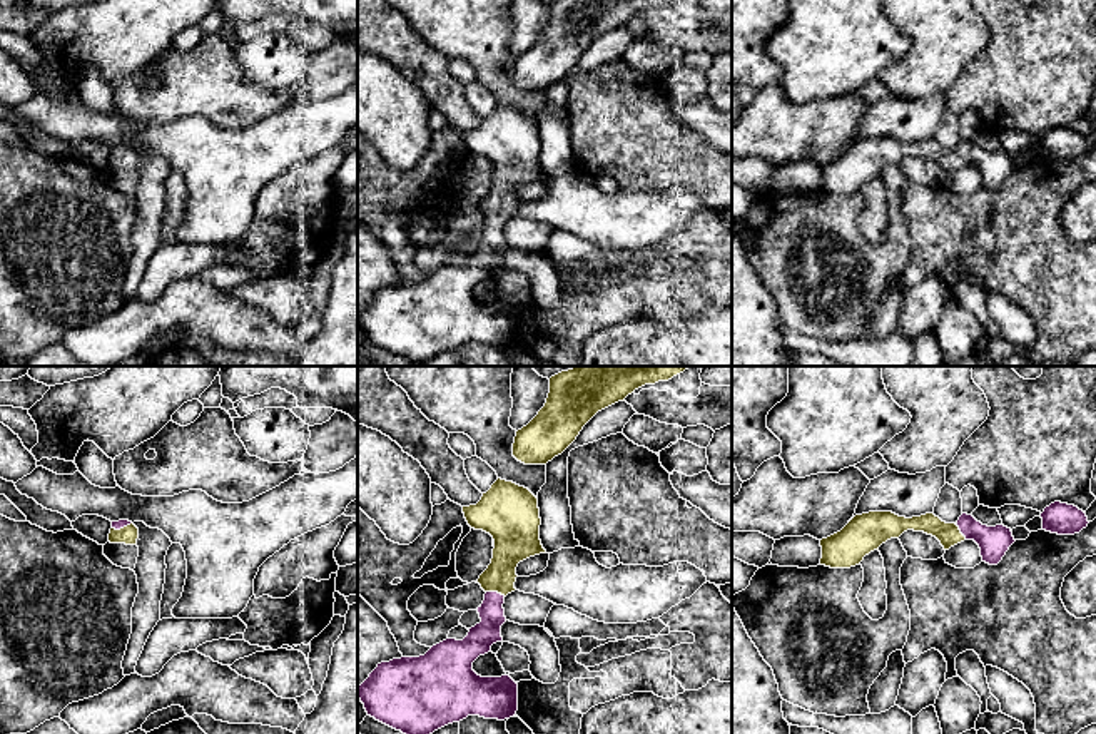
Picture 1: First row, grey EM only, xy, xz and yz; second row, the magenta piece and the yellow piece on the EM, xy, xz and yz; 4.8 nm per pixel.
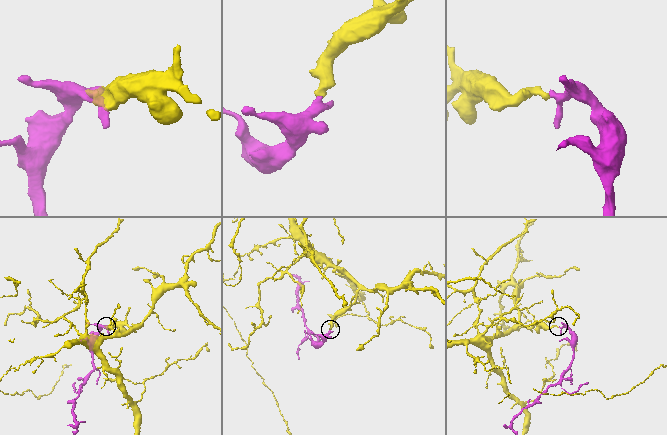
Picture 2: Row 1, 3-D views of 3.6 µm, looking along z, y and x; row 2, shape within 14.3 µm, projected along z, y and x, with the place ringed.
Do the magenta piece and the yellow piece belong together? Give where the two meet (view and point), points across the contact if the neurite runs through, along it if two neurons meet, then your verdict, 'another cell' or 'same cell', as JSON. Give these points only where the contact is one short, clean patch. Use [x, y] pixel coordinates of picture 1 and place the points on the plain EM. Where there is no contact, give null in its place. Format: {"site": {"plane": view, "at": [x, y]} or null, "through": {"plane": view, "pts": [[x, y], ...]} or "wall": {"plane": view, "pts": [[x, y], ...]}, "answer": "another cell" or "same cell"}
{"site": {"plane": "xz", "at": [497, 218]}, "through": {"plane": "xz", "pts": [[480, 263], [490, 253], [497, 218], [505, 183], [513, 169]]}, "answer": "same cell"}

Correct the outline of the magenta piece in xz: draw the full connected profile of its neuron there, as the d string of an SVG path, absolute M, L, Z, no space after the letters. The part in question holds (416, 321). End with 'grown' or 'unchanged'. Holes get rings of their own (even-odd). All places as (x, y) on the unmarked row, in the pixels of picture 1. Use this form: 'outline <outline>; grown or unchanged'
outline M498 104L476 130L463 132L468 150L495 166L493 184L476 206L486 217L481 247L463 266L446 264L424 281L381 288L358 313L368 341L423 366L434 356L480 341L505 346L518 336L518 309L510 301L481 303L473 288L501 268L505 222L515 217L520 187L546 179L540 166L538 124Z; grown

